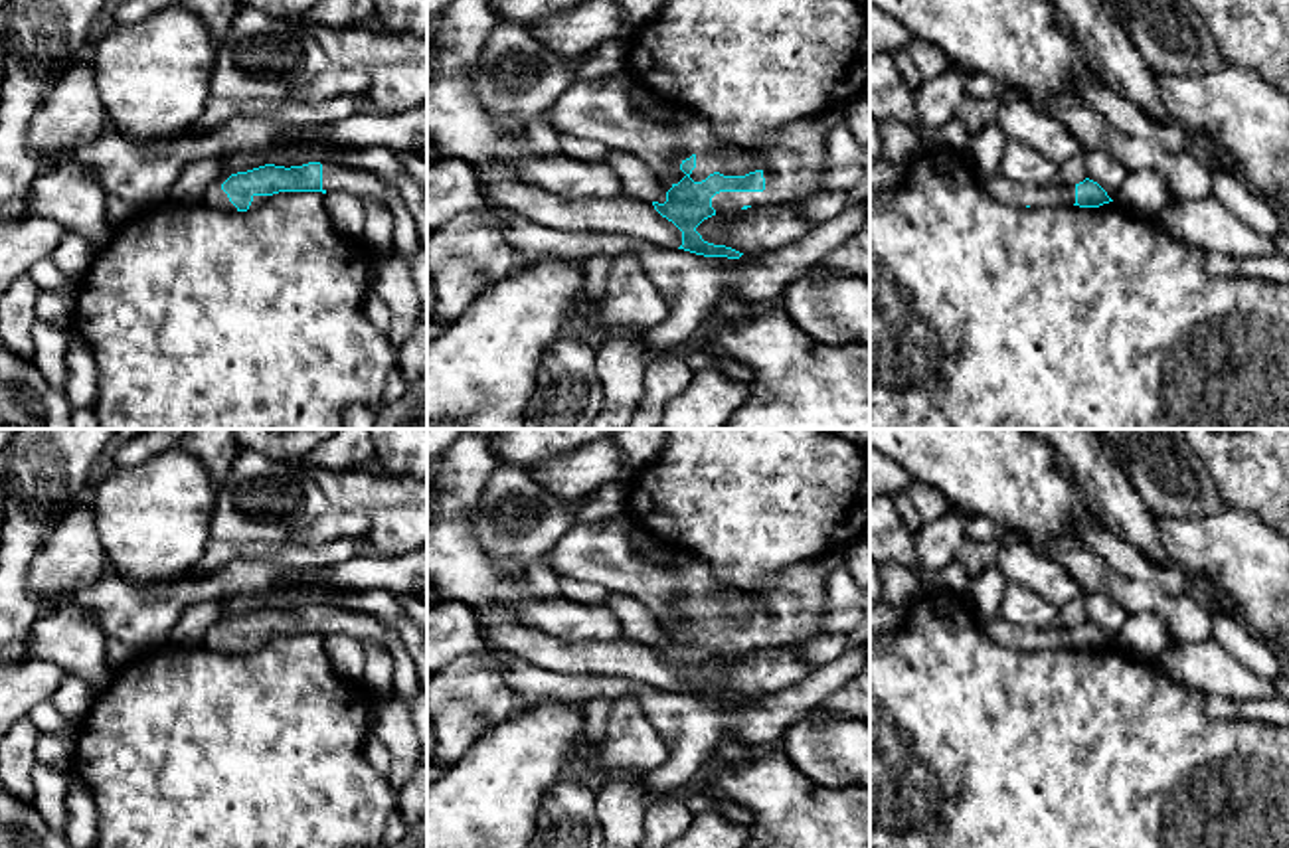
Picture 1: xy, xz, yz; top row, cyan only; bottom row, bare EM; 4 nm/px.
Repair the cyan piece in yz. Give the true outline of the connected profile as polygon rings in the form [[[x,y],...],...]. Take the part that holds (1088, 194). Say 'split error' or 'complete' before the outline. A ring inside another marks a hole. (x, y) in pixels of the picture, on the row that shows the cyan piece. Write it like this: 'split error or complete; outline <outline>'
split error; outline [[[1002,174],[981,180],[985,192],[988,192],[996,202],[1016,206],[1016,208],[1046,208],[1046,206],[1079,206],[1079,208],[1099,208],[1113,202],[1107,192],[1093,180],[1085,178],[1075,186],[1036,186],[1036,184],[1016,184],[1006,180]]]

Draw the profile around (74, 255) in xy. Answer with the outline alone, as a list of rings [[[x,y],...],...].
[[[67,231],[51,253],[55,265],[71,285],[77,285],[89,271],[97,247],[73,231]]]

